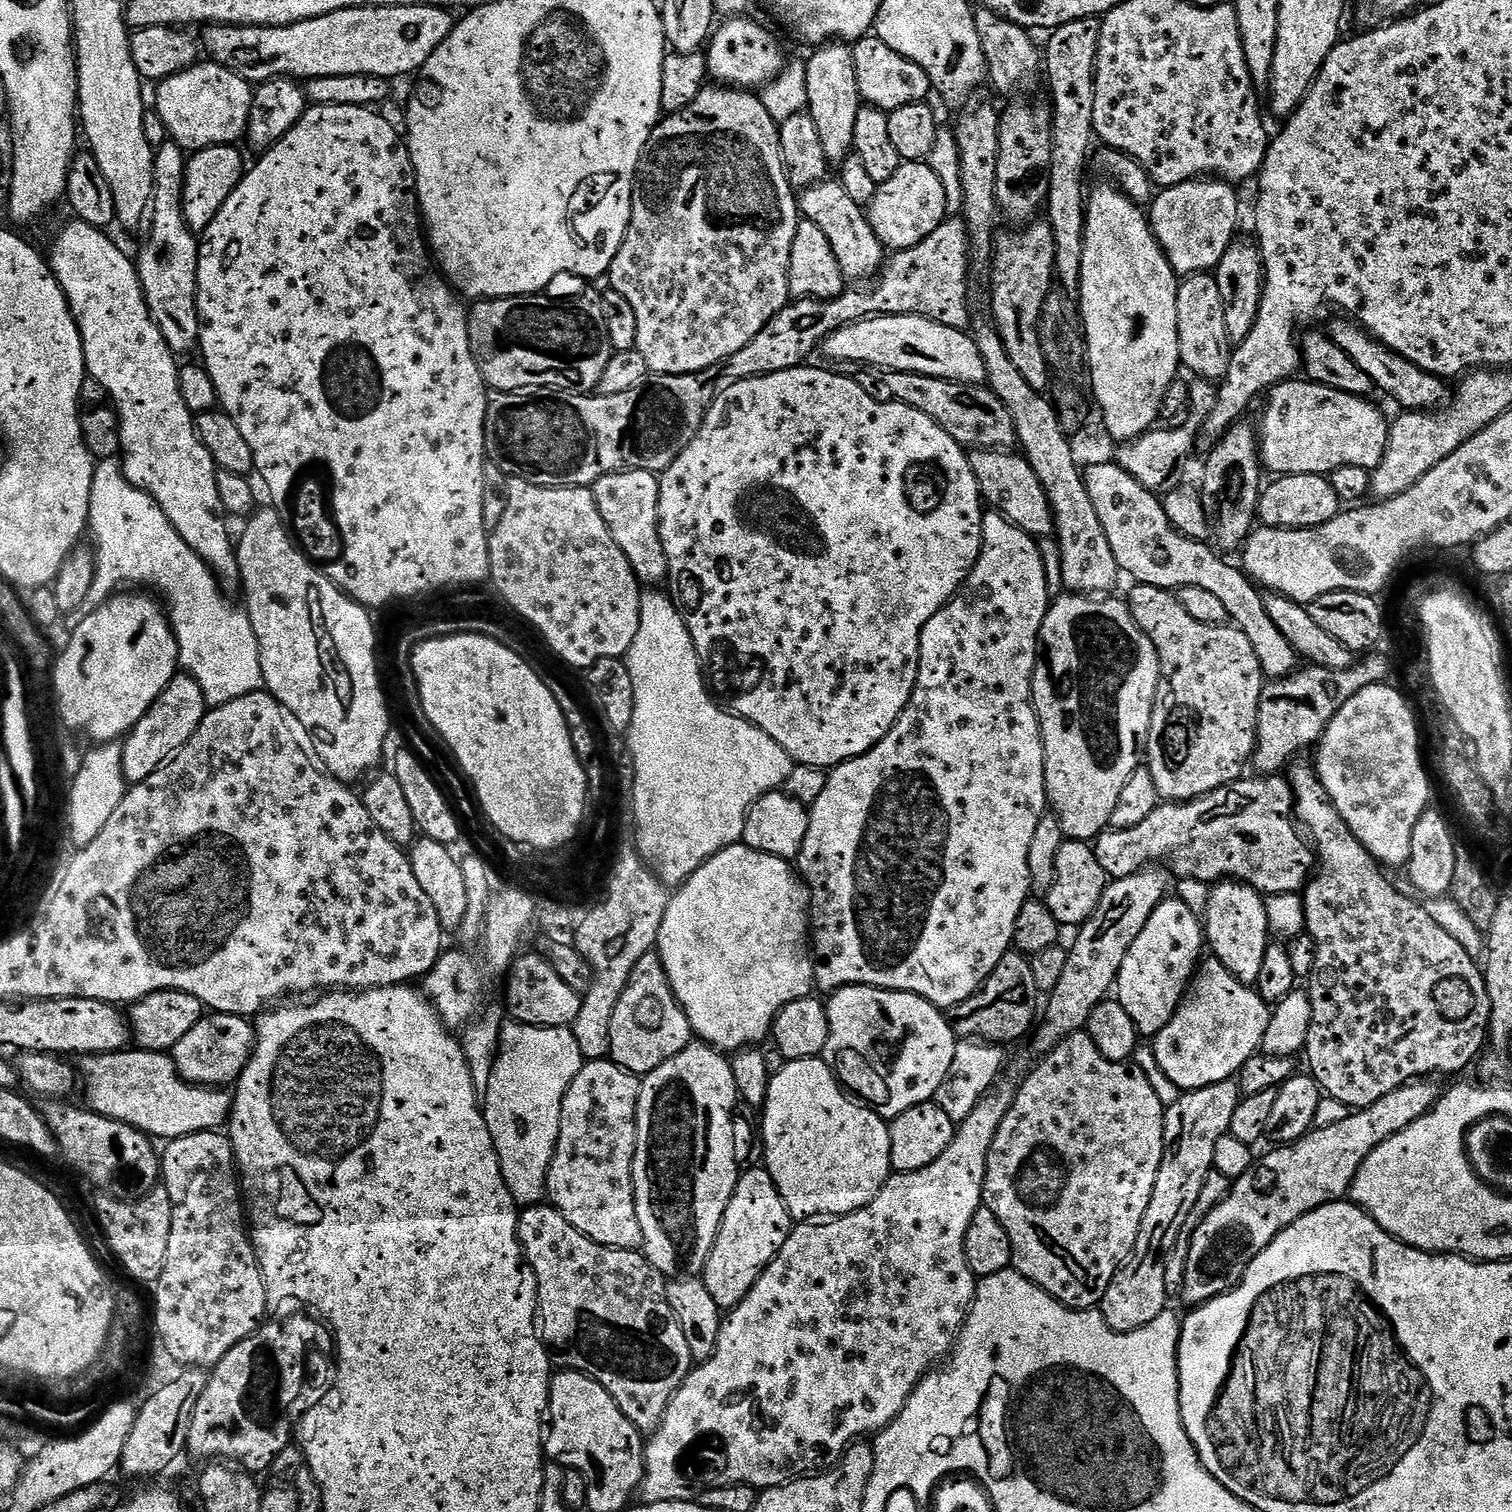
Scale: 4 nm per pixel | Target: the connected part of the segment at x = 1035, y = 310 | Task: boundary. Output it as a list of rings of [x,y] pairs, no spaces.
[[[1033,222],[1021,227],[1013,236],[995,241],[990,269],[992,280],[992,313],[998,334],[1010,354],[1010,362],[1022,373],[1022,378],[1034,386],[1034,390],[1047,393],[1050,369],[1040,341],[1040,315],[1049,292],[1054,288],[1056,263],[1054,262],[1054,238],[1046,222]]]

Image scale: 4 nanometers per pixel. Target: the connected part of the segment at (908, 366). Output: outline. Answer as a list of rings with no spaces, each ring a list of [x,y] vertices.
[[[871,316],[857,324],[847,324],[828,336],[822,352],[835,362],[854,362],[895,372],[917,372],[963,384],[984,384],[988,378],[982,354],[978,354],[978,346],[967,331],[942,326],[921,316]]]

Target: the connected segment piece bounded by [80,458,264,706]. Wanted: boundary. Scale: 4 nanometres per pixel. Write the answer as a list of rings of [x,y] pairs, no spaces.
[[[119,459],[101,460],[96,464],[94,478],[90,486],[90,510],[88,511],[88,528],[90,536],[96,539],[94,578],[86,598],[83,599],[80,612],[87,614],[98,610],[125,586],[136,586],[141,580],[149,584],[151,591],[158,594],[166,605],[168,623],[172,625],[172,633],[180,655],[179,667],[187,675],[196,679],[202,688],[205,705],[215,706],[234,702],[234,698],[242,698],[251,692],[261,691],[264,683],[262,662],[258,650],[258,638],[254,638],[254,626],[250,626],[250,618],[243,607],[231,604],[224,595],[216,575],[210,570],[186,542],[182,542],[182,534],[170,526],[170,518],[162,514],[160,507],[150,494],[138,490],[124,476],[124,470]]]

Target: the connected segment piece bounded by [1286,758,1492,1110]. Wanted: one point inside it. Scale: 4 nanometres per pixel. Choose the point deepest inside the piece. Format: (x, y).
(1393, 998)

